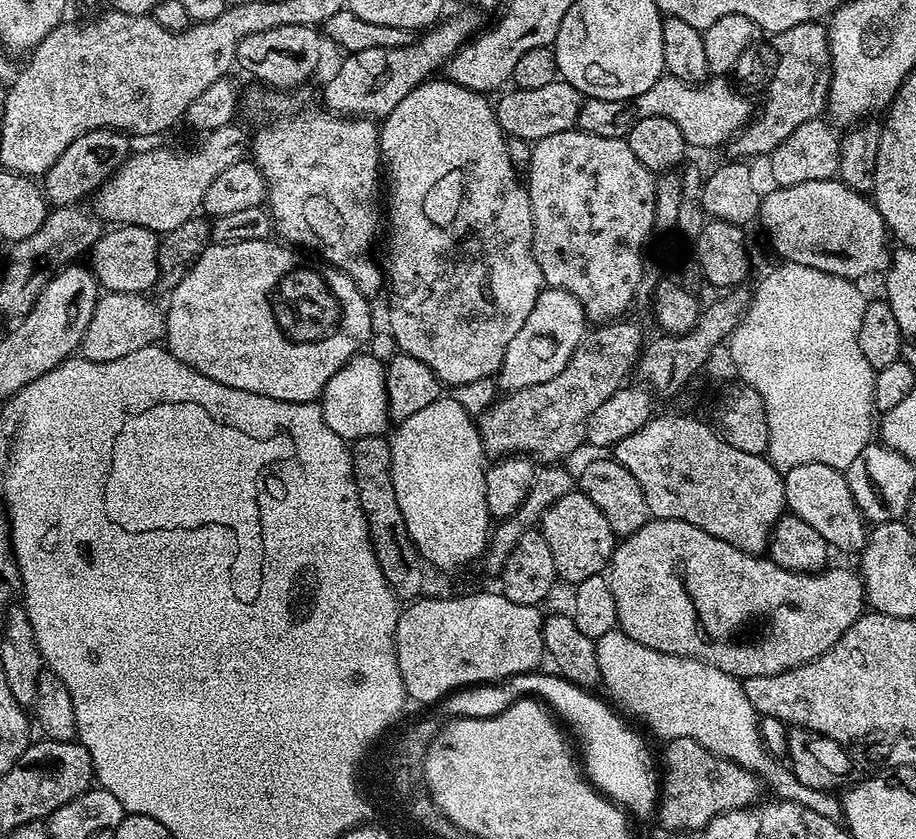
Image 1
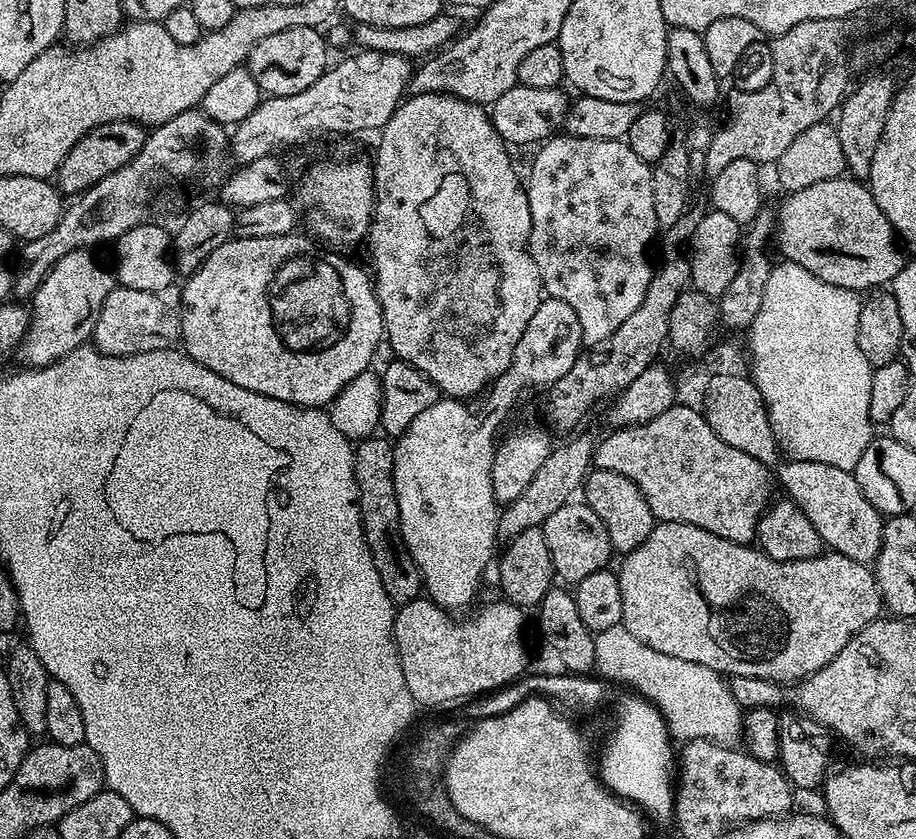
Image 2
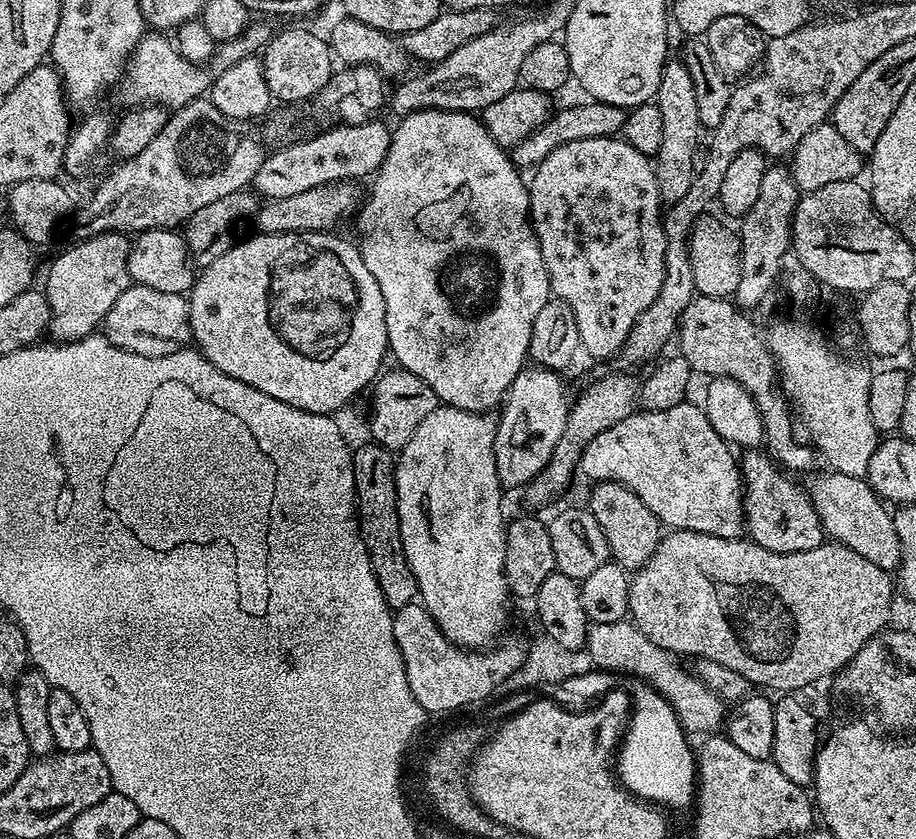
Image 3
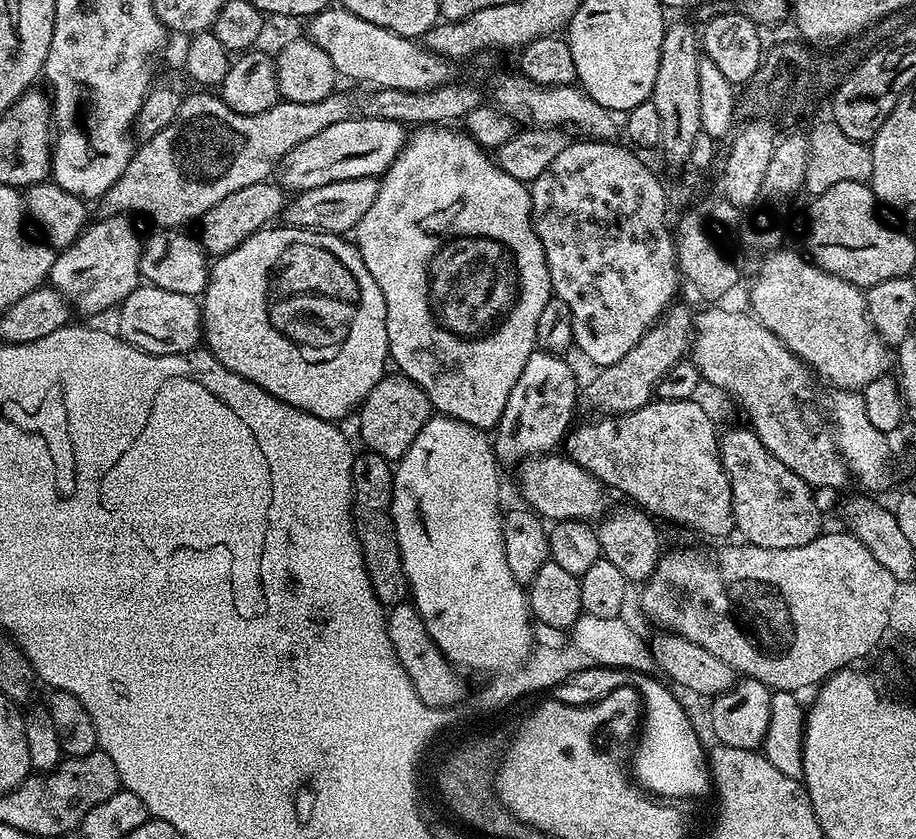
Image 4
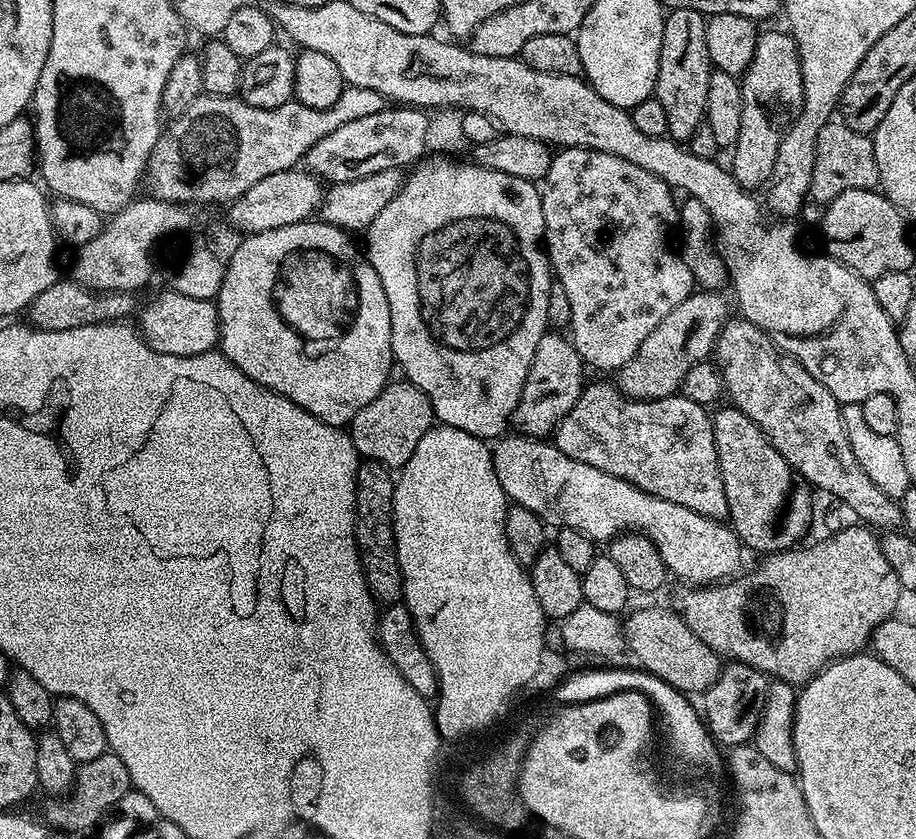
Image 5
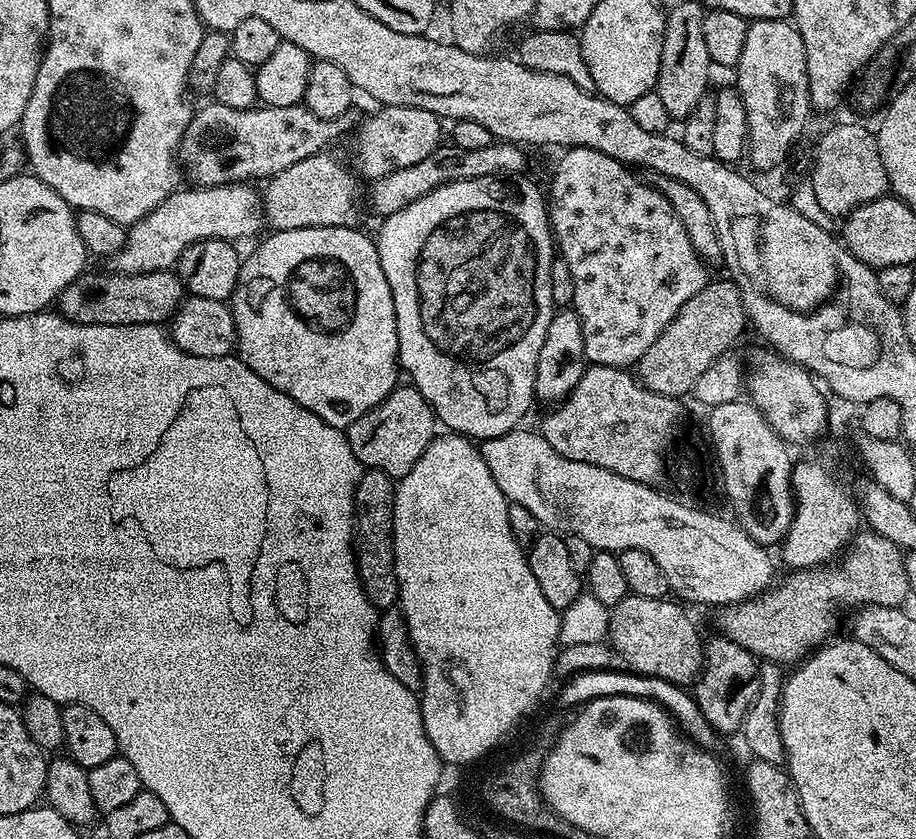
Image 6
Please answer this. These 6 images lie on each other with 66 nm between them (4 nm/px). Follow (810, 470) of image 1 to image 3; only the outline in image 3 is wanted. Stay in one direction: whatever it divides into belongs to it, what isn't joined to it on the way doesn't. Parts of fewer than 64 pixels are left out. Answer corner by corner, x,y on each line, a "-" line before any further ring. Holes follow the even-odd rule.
835,470
813,475
806,486
812,505
818,512
825,533
835,542
846,545
880,569
892,572
899,567
900,543
894,531
891,511
869,486
867,479

